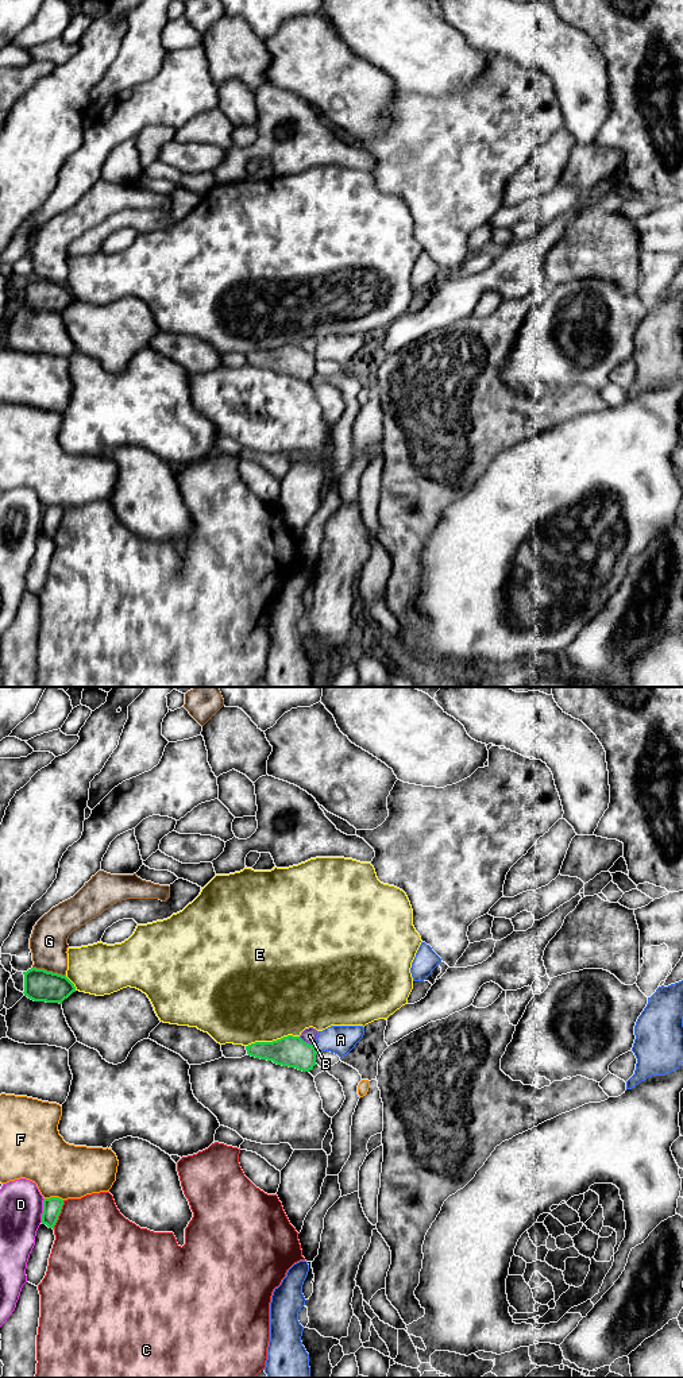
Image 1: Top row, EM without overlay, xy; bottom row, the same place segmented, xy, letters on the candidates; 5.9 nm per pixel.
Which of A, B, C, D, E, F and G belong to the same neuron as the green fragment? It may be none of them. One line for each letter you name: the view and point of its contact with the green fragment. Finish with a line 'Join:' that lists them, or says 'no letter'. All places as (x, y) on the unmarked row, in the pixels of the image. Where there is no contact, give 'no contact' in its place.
A: xy (315, 358)
Join: A

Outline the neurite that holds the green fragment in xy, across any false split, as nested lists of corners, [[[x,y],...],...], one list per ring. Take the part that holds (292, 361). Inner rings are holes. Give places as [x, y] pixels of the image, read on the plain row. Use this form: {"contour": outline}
{"contour": [[[331,335],[319,340],[313,354],[304,351],[300,346],[288,344],[273,351],[251,352],[246,355],[246,359],[251,366],[309,381],[317,374],[316,363],[319,360],[331,360],[343,367],[363,344],[363,335]]]}

